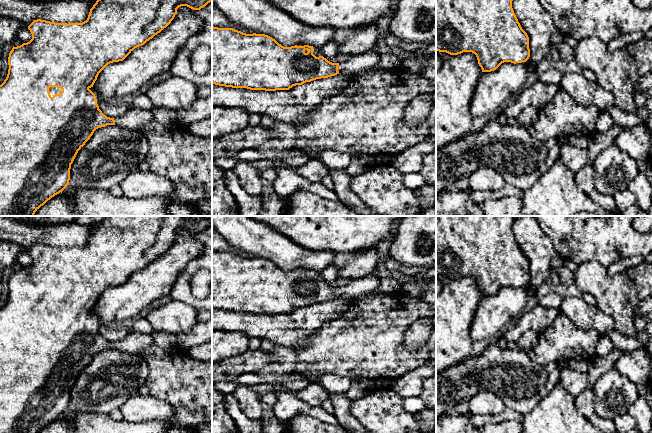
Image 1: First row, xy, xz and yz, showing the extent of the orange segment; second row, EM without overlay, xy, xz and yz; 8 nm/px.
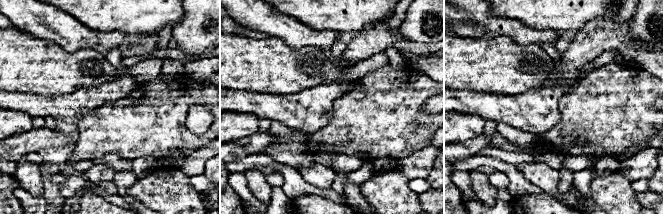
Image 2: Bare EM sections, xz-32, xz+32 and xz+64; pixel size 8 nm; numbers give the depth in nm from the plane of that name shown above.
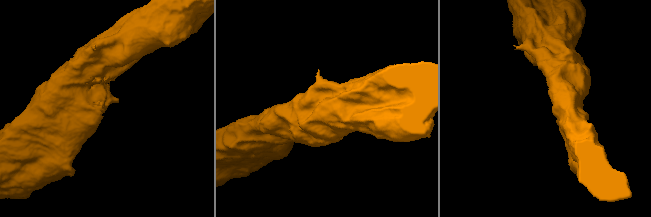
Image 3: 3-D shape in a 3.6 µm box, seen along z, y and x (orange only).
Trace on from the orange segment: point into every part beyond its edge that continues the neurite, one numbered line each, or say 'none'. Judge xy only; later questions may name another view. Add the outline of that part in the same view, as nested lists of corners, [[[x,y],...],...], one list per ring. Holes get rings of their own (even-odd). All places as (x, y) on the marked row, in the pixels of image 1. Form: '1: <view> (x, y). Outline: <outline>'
1: xy (53, 90). Outline: [[[50,87],[49,92],[51,97],[53,97],[55,94],[60,94],[62,92],[62,89],[59,87]]]
2: xy (137, 118). Outline: [[[134,109],[124,116],[115,117],[115,125],[137,130],[154,120],[154,113],[144,109]]]

